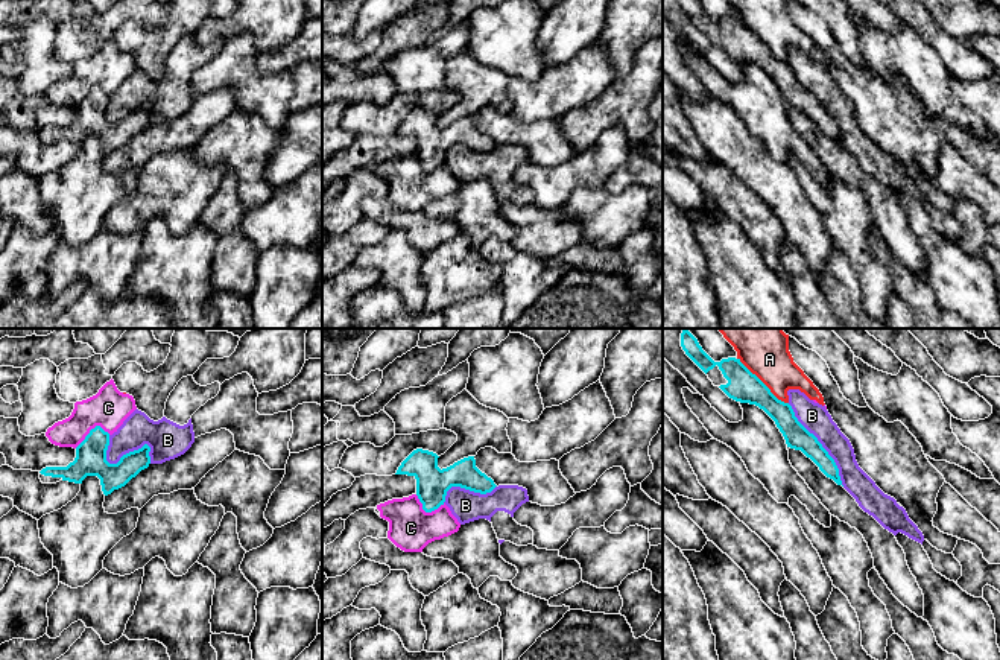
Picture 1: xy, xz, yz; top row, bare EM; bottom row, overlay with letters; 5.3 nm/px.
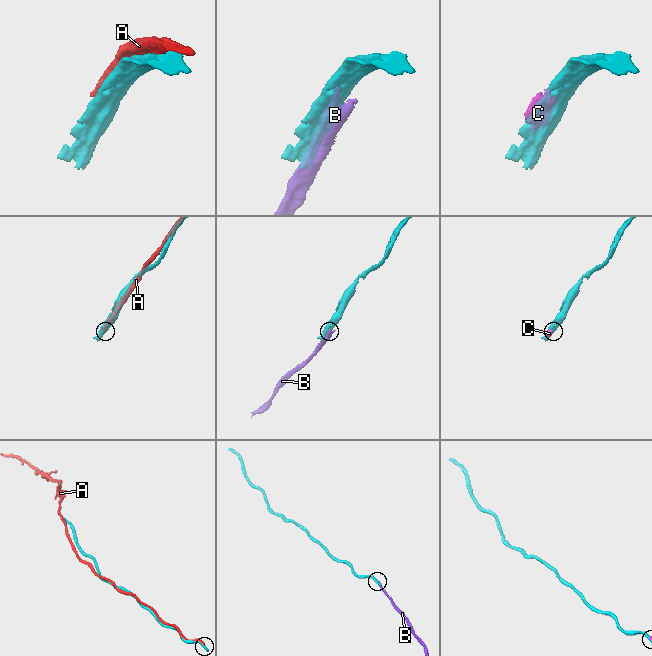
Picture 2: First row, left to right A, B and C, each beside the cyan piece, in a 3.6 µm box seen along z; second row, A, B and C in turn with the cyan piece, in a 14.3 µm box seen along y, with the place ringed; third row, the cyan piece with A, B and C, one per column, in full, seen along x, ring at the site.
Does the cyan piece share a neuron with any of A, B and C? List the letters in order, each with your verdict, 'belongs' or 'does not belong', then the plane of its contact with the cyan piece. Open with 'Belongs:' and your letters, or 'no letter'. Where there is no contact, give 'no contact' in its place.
Belongs: no letter
A: does not belong; meets cyan in yz
B: does not belong; meets cyan in xy
C: does not belong; meets cyan in xy

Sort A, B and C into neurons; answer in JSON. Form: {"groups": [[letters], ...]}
{"groups": [["A", "C"], ["B"]]}

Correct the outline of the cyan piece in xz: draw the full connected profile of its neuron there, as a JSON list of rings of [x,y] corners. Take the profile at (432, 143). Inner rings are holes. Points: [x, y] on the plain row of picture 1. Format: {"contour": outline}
{"contour": [[[413,109],[398,126],[395,134],[416,138],[416,155],[426,172],[438,169],[445,161],[451,146],[474,152],[491,152],[497,144],[476,126],[474,116],[464,117],[447,128],[438,126],[438,114],[429,109]]]}

